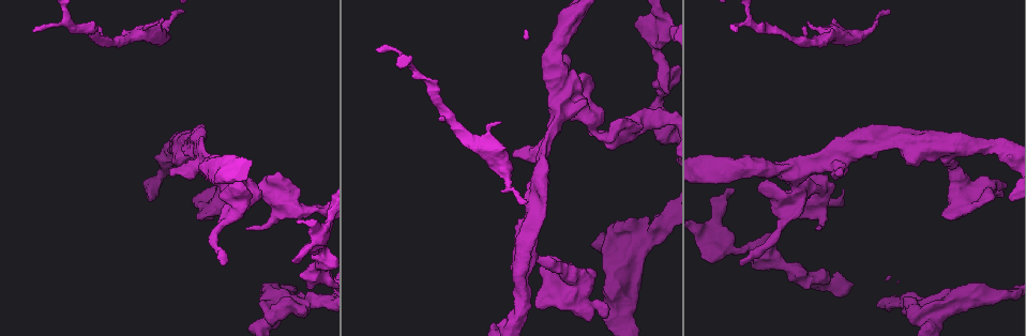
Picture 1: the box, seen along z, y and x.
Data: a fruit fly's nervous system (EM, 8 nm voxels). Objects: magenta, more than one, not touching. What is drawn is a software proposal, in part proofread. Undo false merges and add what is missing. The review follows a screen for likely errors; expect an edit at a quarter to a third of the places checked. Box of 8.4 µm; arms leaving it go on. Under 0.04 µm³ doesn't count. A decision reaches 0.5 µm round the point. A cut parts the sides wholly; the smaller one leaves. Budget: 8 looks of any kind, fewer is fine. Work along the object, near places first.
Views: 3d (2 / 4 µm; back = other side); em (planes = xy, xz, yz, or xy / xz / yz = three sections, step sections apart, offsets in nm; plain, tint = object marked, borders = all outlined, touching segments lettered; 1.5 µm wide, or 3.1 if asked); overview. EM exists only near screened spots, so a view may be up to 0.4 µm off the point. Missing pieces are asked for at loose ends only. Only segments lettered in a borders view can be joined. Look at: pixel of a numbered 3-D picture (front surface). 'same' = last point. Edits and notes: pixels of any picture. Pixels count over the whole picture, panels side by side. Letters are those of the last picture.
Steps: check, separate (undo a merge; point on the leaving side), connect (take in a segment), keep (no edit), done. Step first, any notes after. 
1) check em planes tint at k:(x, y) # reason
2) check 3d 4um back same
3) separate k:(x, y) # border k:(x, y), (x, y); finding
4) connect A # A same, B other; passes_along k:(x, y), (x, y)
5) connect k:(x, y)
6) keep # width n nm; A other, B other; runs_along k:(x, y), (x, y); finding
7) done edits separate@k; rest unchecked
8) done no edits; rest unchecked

check em xy step 8 tint at 1:(614, 137) # abrupt turn

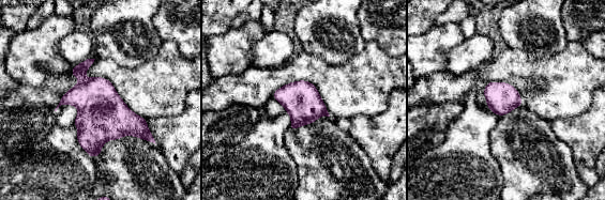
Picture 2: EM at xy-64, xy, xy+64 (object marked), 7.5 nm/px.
check em planes borders same

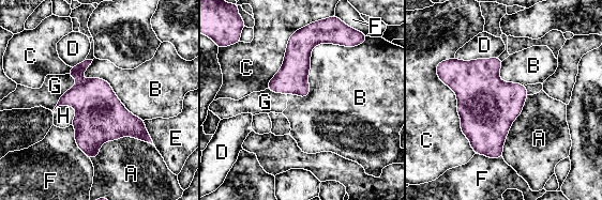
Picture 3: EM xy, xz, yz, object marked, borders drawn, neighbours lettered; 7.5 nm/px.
keep # width 130 nm; A other, B other, C other, D other, E other, F other, G other, H other; runs_along 3:(324, 22), (274, 89); one neuron here

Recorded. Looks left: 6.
check 3d 4um at 1:(566, 54) # tapers out

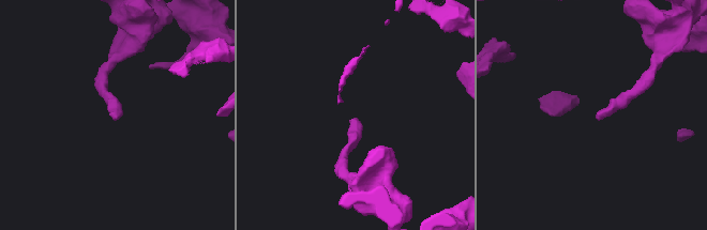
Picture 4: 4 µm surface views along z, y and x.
check em planes borders at 4:(116, 120) # now the EM

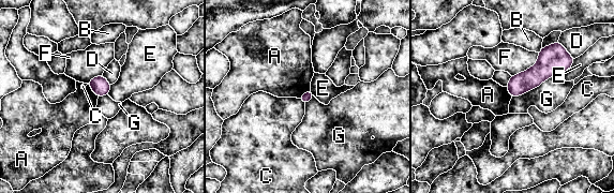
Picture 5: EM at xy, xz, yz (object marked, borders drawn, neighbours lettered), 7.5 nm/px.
keep # A other, B other, C other, D other, E other, F other, G other; border 5:(559, 72), (536, 87), (512, 97); no lettered segment goes on from it

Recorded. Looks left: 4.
check 3d 4um at 1:(637, 21) # free end

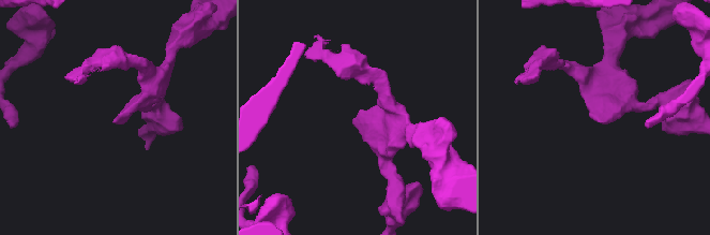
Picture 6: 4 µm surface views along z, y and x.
check em planes borders at 6:(115, 119) # need the tissue

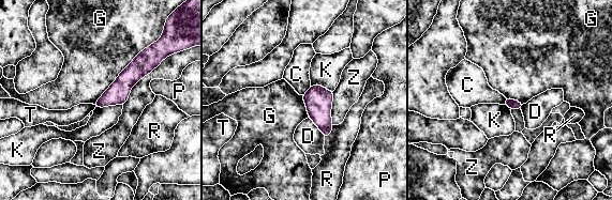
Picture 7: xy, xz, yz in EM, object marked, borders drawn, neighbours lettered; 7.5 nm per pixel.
keep # longest_contact G 600 nm; C other, D other, G other, K other, P other, R other, T other, Z other; no lettered segment goes on from it

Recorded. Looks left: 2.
done no edits; rest unchecked

